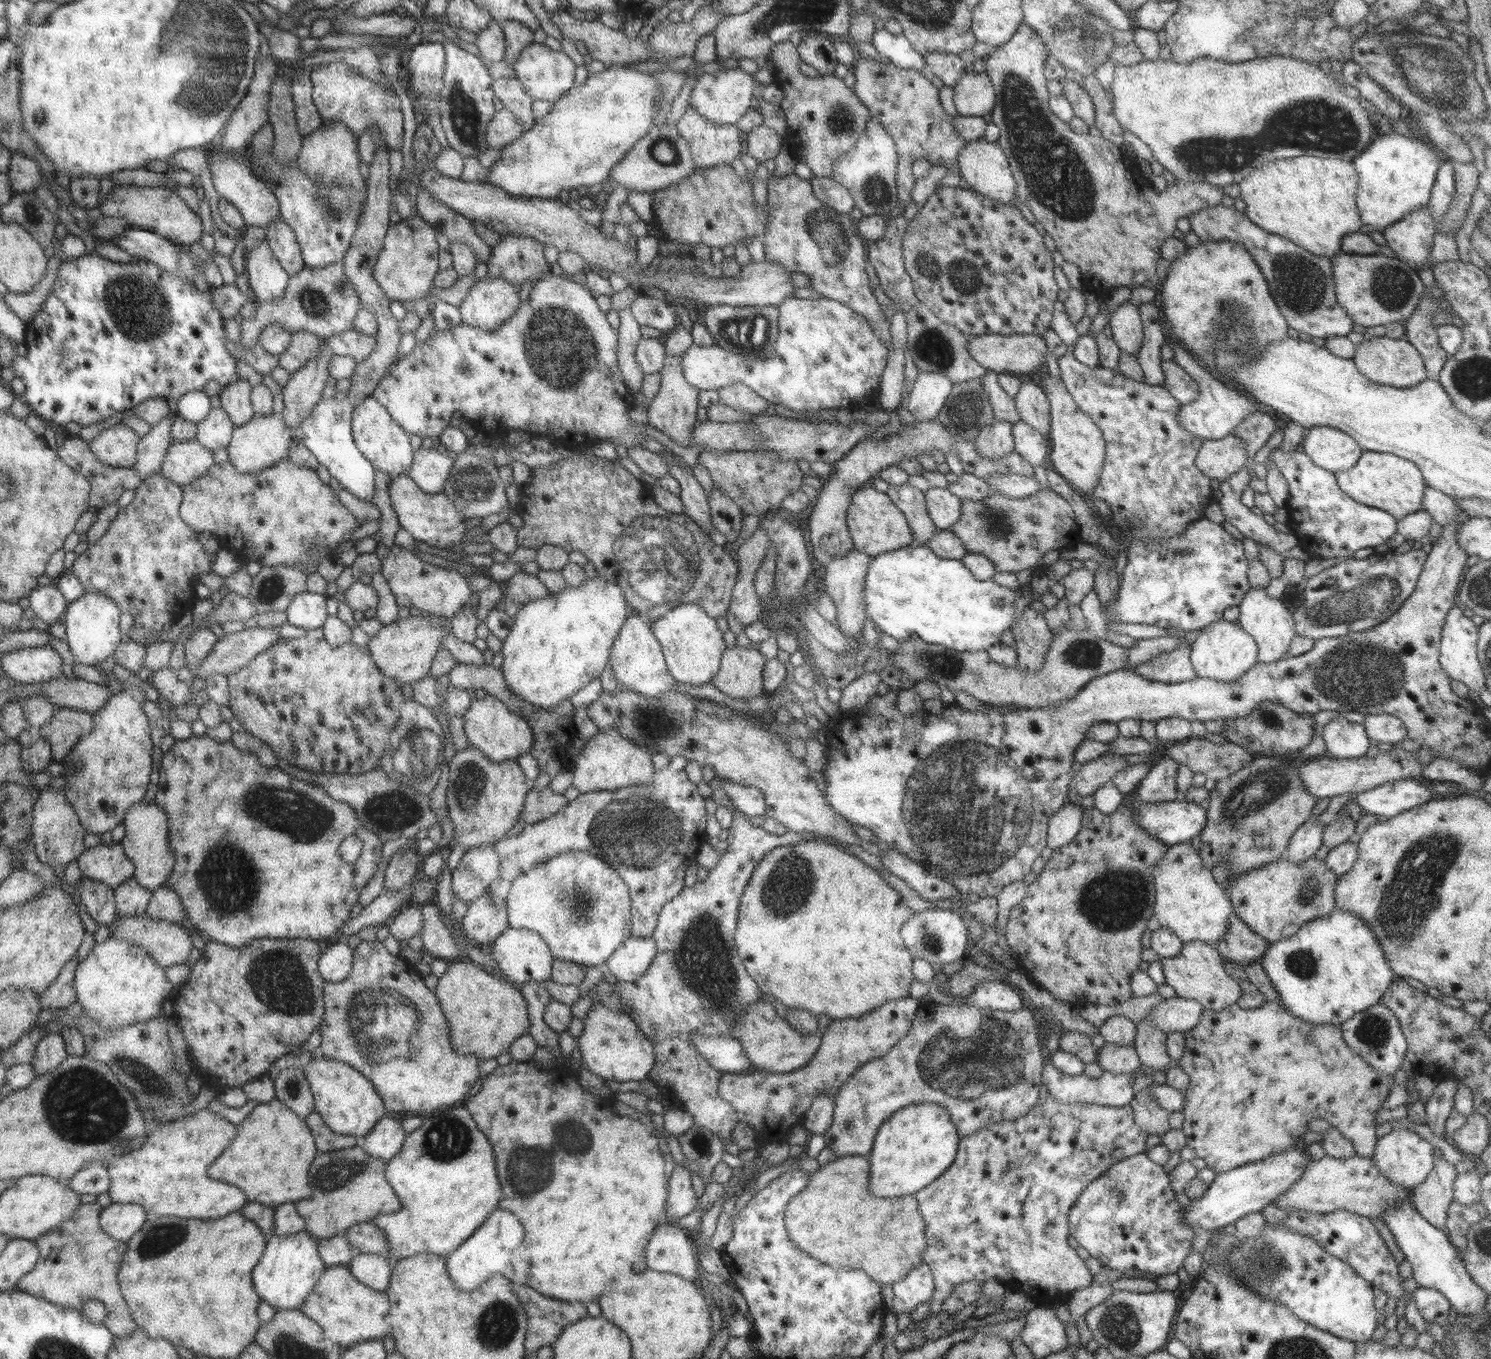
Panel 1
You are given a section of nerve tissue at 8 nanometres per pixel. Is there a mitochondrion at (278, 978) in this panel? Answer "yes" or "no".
yes

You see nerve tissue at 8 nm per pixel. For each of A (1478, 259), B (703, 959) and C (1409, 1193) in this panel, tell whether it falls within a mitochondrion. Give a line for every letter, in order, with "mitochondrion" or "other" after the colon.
A: other
B: mitochondrion
C: other

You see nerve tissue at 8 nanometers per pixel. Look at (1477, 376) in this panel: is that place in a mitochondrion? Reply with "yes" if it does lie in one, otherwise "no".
yes

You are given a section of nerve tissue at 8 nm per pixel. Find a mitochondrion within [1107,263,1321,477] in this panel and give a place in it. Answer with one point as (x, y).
(1241, 332)

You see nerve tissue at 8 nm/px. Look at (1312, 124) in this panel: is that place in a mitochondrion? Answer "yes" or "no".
yes

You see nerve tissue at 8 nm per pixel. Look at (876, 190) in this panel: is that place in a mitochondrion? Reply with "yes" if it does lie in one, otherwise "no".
yes

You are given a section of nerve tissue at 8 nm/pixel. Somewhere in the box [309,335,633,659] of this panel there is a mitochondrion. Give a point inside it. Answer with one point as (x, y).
(472, 483)

